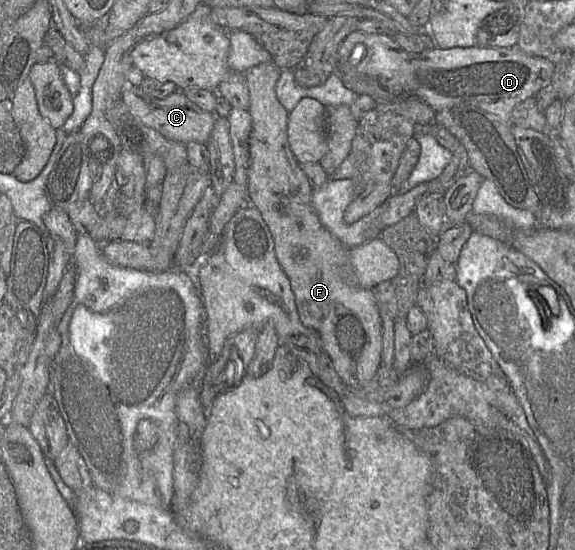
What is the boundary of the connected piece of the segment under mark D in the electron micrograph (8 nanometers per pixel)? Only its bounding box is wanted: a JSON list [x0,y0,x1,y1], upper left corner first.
[334,30,555,125]

